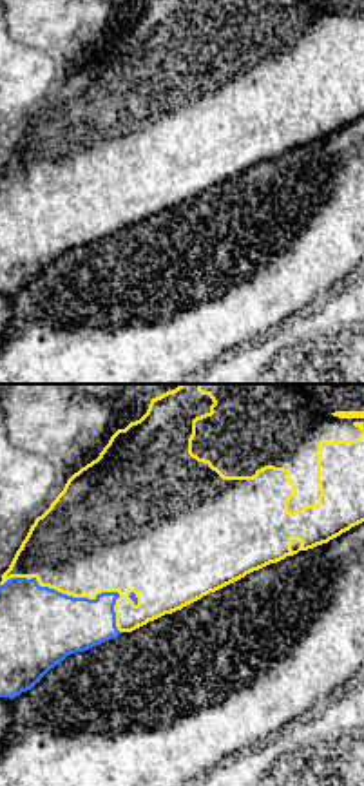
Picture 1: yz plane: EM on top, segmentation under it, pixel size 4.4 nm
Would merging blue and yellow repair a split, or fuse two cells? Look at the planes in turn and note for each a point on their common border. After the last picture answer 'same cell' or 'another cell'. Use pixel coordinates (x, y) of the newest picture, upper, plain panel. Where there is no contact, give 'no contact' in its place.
contact (78, 192)

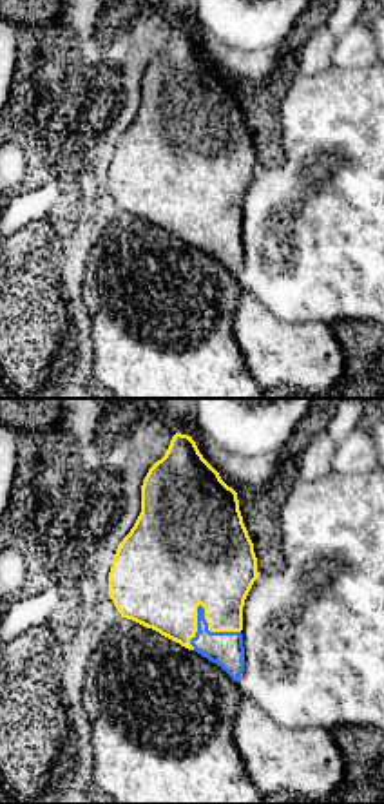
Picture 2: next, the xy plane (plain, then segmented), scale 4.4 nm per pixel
contact (203, 207)

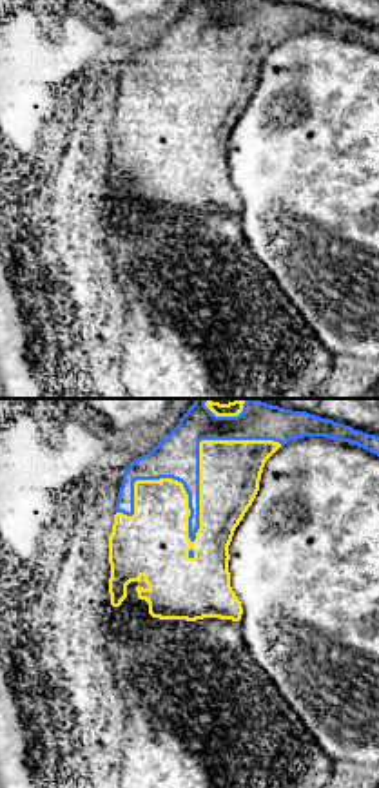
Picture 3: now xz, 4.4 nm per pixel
contact (198, 120)

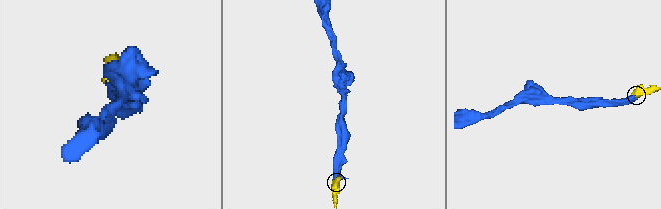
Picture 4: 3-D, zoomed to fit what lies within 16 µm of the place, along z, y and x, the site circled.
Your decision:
same cell

